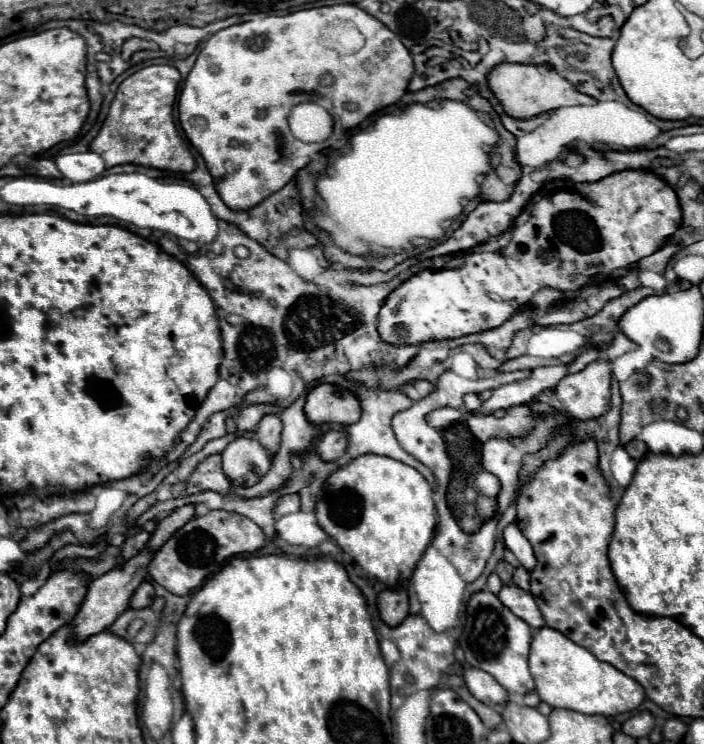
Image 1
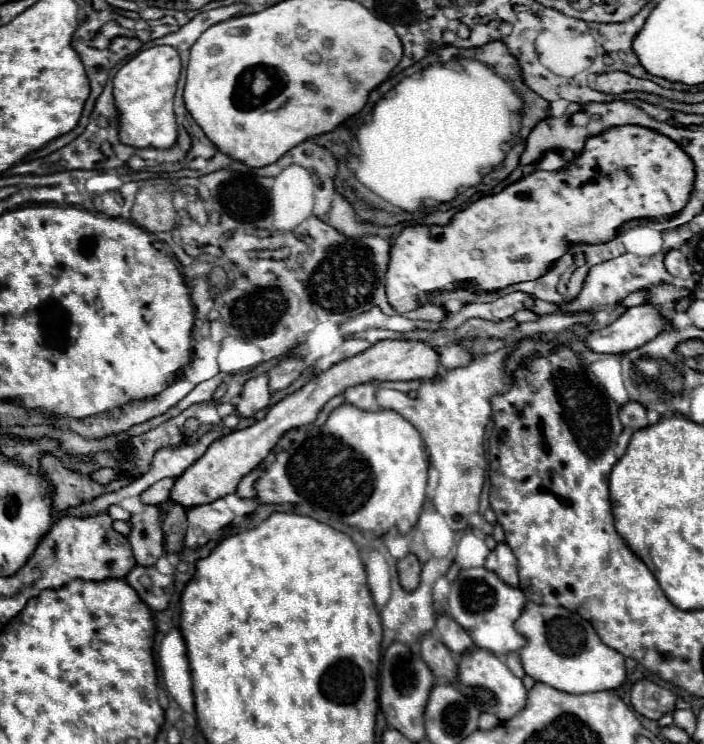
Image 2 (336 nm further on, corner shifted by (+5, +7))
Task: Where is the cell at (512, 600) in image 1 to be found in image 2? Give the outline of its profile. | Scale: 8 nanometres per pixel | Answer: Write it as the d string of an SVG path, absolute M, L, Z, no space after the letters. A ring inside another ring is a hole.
M498 543L498 547L494 551L490 551L484 567L488 571L496 573L510 587L518 587L518 565L516 565L516 557L508 549L506 543Z

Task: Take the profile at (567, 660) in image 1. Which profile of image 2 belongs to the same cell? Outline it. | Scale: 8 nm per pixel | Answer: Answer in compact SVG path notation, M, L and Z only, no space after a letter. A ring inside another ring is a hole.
M528 603L522 617L516 621L516 629L528 639L526 647L520 651L520 659L526 675L534 681L546 683L564 693L580 695L616 689L626 679L622 653L604 645L592 625L578 613L552 605Z

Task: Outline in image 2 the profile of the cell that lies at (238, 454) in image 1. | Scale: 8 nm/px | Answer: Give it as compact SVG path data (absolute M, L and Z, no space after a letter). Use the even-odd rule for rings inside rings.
M258 375L244 385L244 391L236 401L236 411L238 411L238 417L252 417L254 413L266 409L268 405L270 405L268 377Z

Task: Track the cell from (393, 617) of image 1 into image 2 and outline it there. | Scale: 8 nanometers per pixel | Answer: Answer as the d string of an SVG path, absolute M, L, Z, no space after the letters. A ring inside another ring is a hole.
M406 555L398 561L398 577L400 577L400 585L404 591L412 591L416 589L418 581L420 581L420 563L416 559L416 555Z

